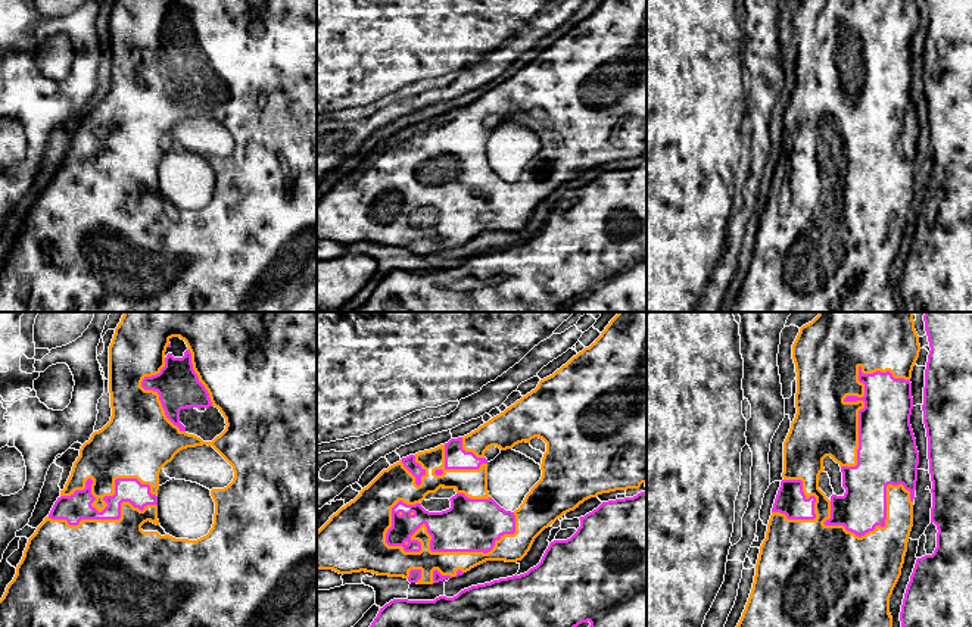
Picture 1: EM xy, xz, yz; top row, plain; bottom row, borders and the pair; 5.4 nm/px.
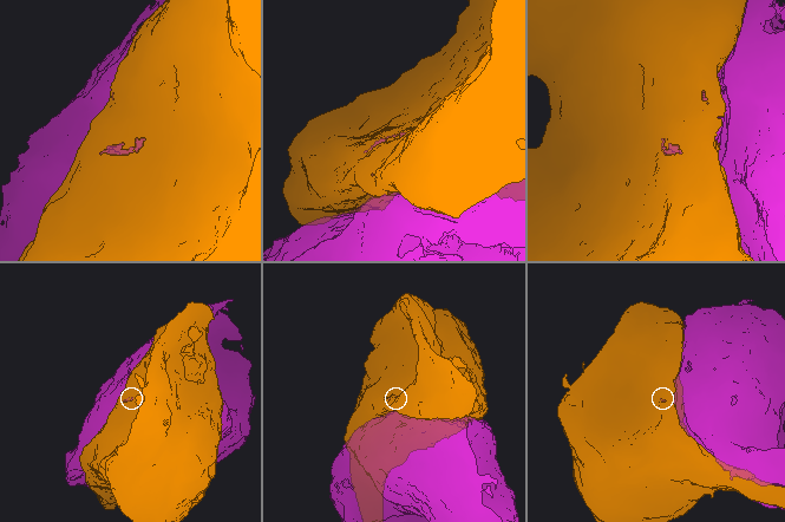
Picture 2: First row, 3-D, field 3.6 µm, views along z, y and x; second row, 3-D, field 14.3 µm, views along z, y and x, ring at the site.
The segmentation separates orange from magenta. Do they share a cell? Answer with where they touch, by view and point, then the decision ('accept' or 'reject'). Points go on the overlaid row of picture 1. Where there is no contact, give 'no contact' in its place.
meets orange in xz at (438, 552); reject

